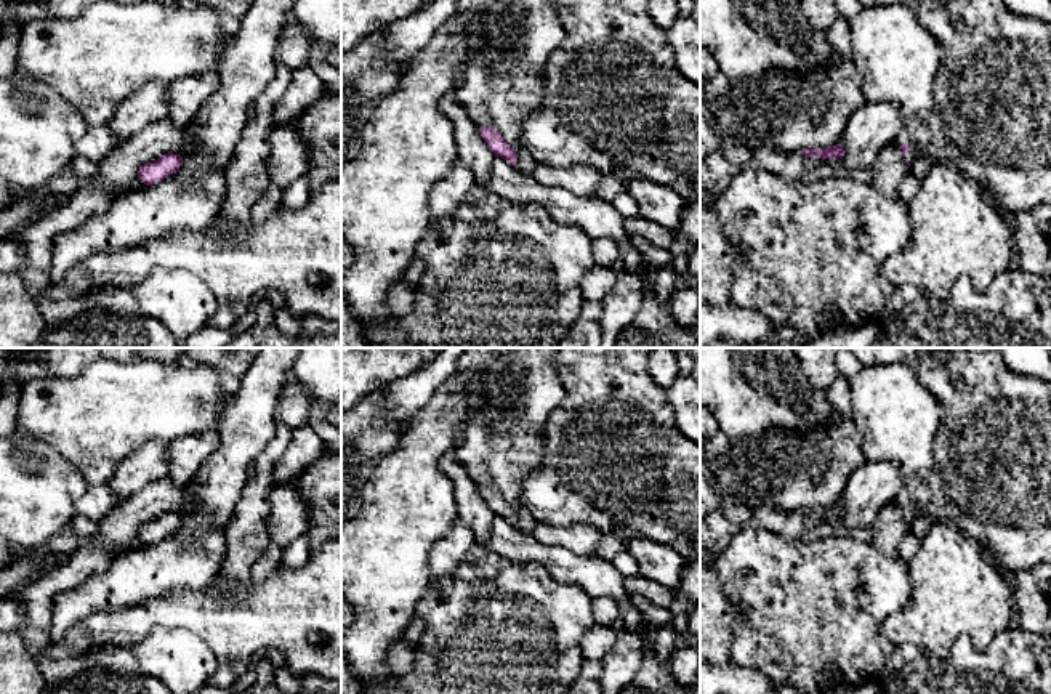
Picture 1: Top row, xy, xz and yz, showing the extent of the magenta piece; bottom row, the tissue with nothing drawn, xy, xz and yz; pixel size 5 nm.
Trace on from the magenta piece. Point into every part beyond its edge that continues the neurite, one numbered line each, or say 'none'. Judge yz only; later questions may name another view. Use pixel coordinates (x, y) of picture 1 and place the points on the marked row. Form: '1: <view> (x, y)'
1: yz (992, 96)

